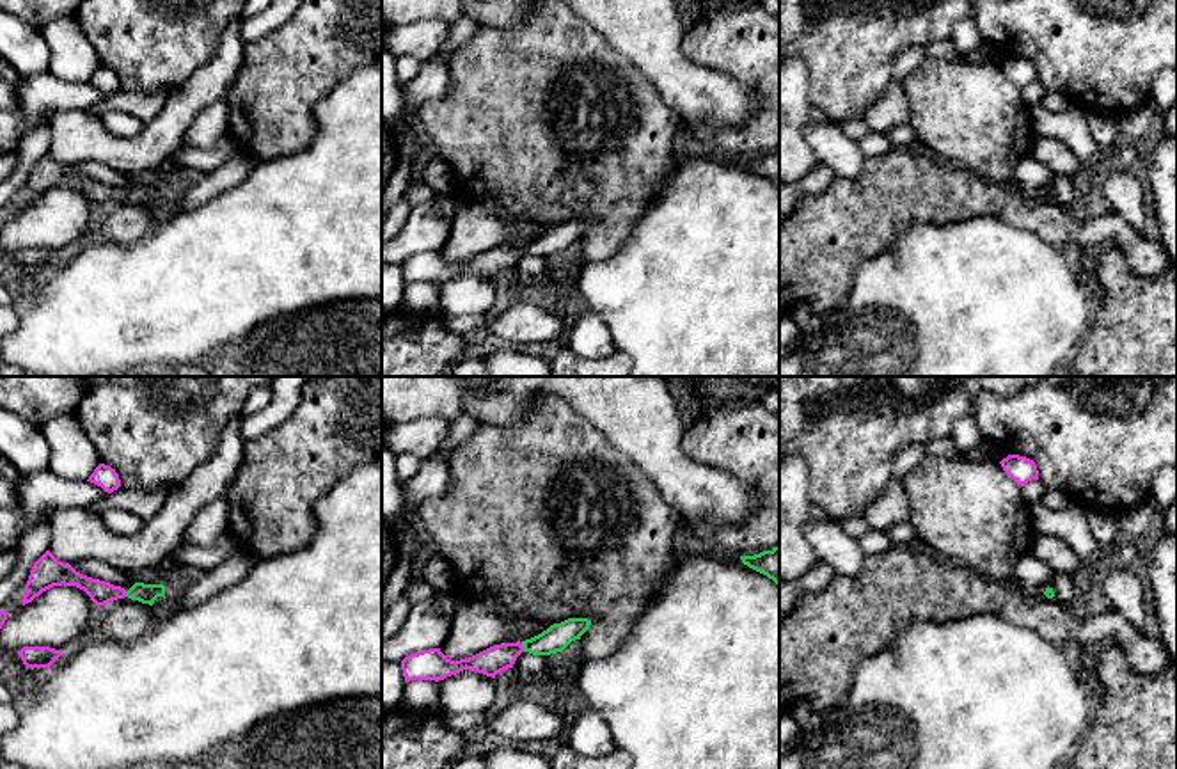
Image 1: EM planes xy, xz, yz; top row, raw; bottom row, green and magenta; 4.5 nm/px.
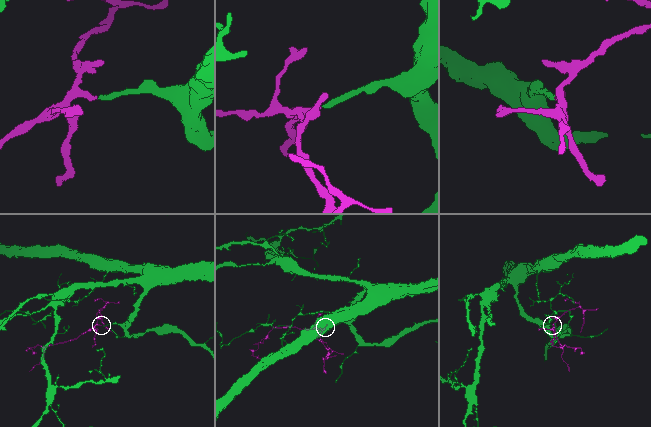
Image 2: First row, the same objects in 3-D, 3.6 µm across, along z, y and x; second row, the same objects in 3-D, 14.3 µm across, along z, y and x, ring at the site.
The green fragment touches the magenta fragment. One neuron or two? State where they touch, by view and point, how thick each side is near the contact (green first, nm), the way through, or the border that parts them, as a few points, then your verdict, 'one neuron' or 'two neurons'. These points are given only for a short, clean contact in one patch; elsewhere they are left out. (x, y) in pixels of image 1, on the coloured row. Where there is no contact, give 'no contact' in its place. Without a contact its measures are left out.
xz (522, 645) | 120/120 nm | across xz (556, 638), (542, 645), (522, 645), (497, 658) | one neuron

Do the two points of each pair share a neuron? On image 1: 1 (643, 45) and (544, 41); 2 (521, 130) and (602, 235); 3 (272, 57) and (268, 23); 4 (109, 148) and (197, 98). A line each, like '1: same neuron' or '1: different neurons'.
1: different neurons
2: same neuron
3: different neurons
4: same neuron

